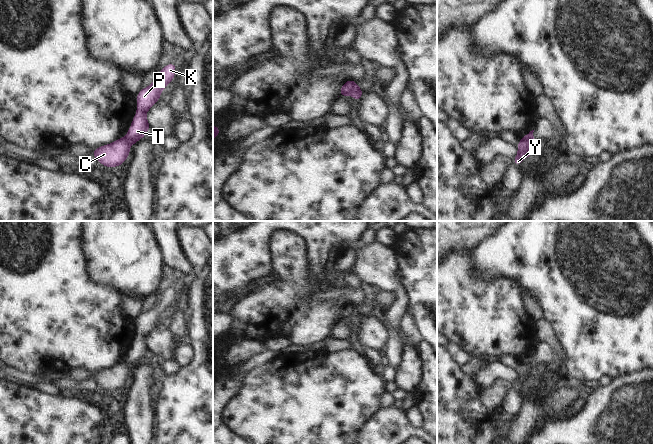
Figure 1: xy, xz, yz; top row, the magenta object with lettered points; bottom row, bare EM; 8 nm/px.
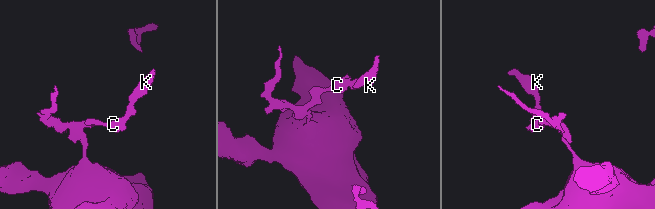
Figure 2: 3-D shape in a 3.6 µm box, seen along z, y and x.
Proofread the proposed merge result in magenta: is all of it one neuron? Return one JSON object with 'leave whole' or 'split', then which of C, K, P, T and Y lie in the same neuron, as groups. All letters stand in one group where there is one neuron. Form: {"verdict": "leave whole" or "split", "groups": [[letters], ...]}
{"verdict": "split", "groups": [["C", "Y"], ["K", "P", "T"]]}

